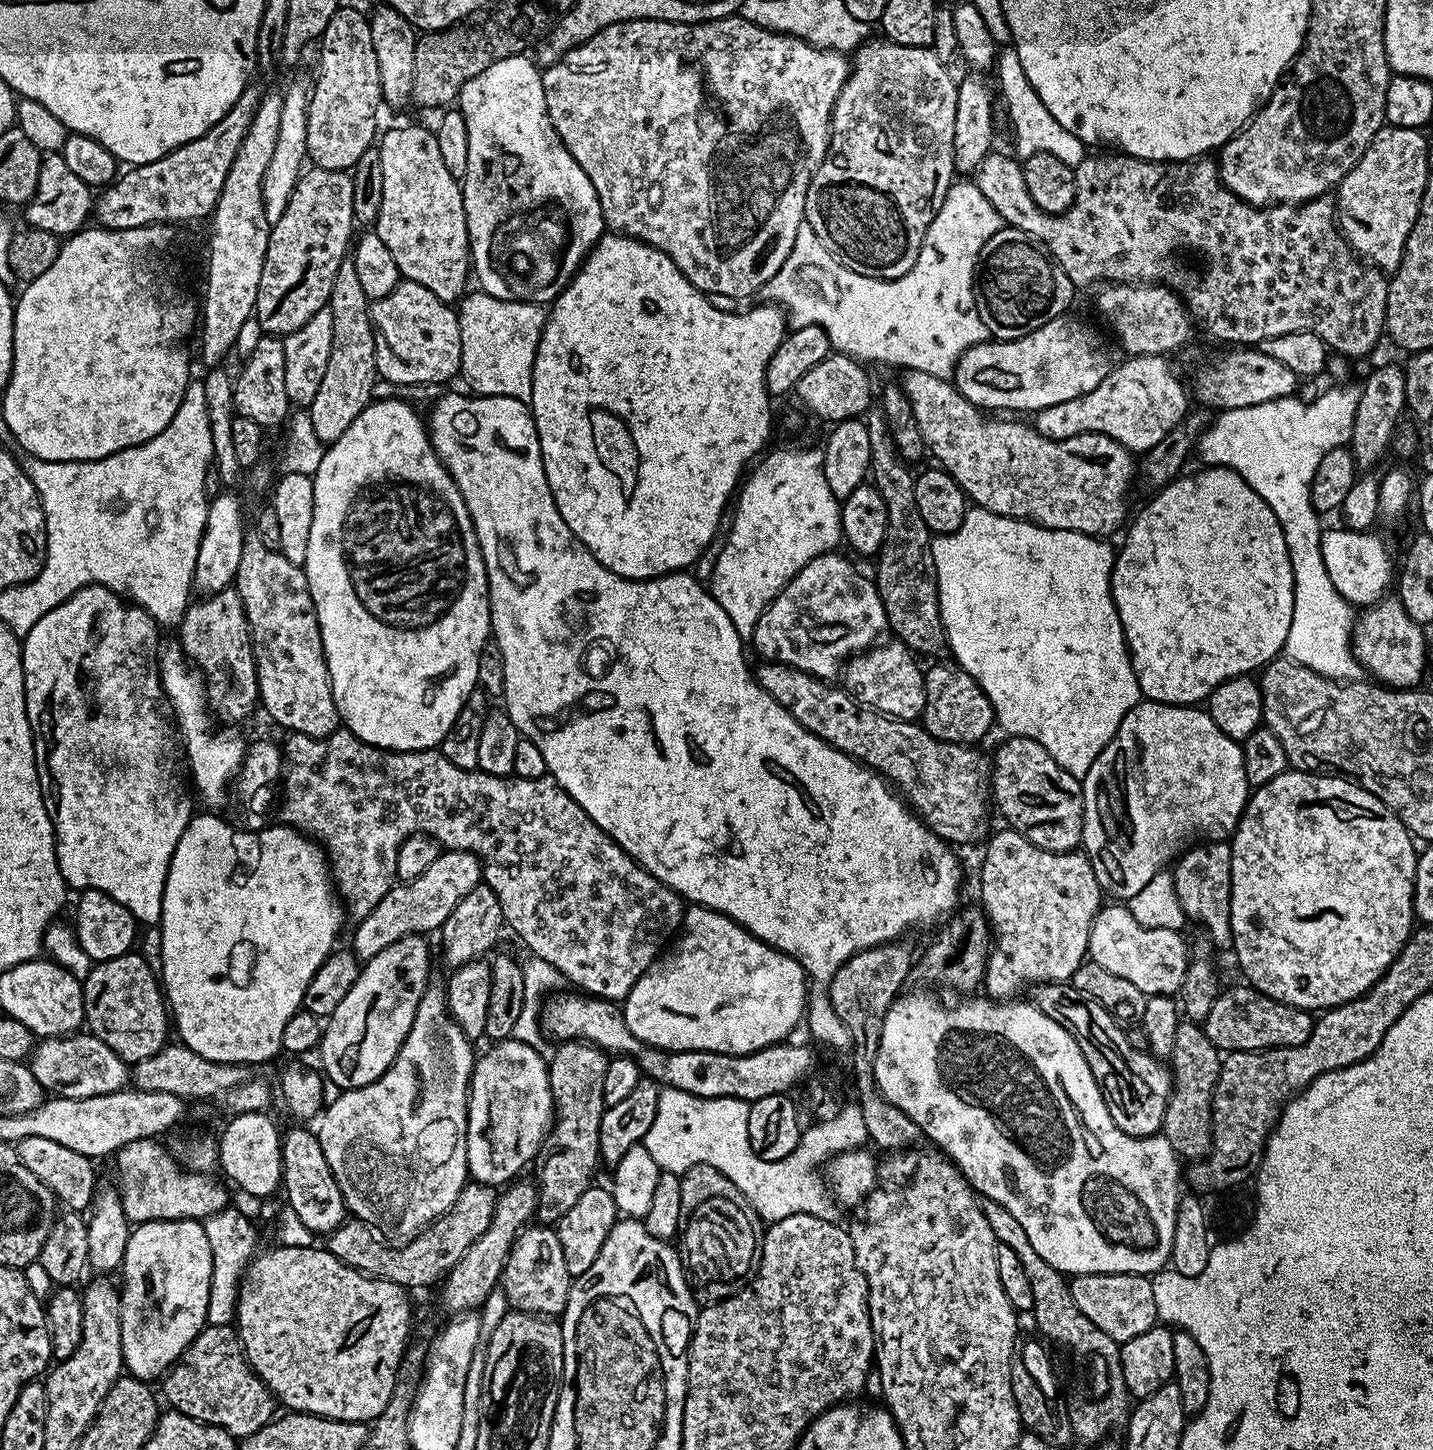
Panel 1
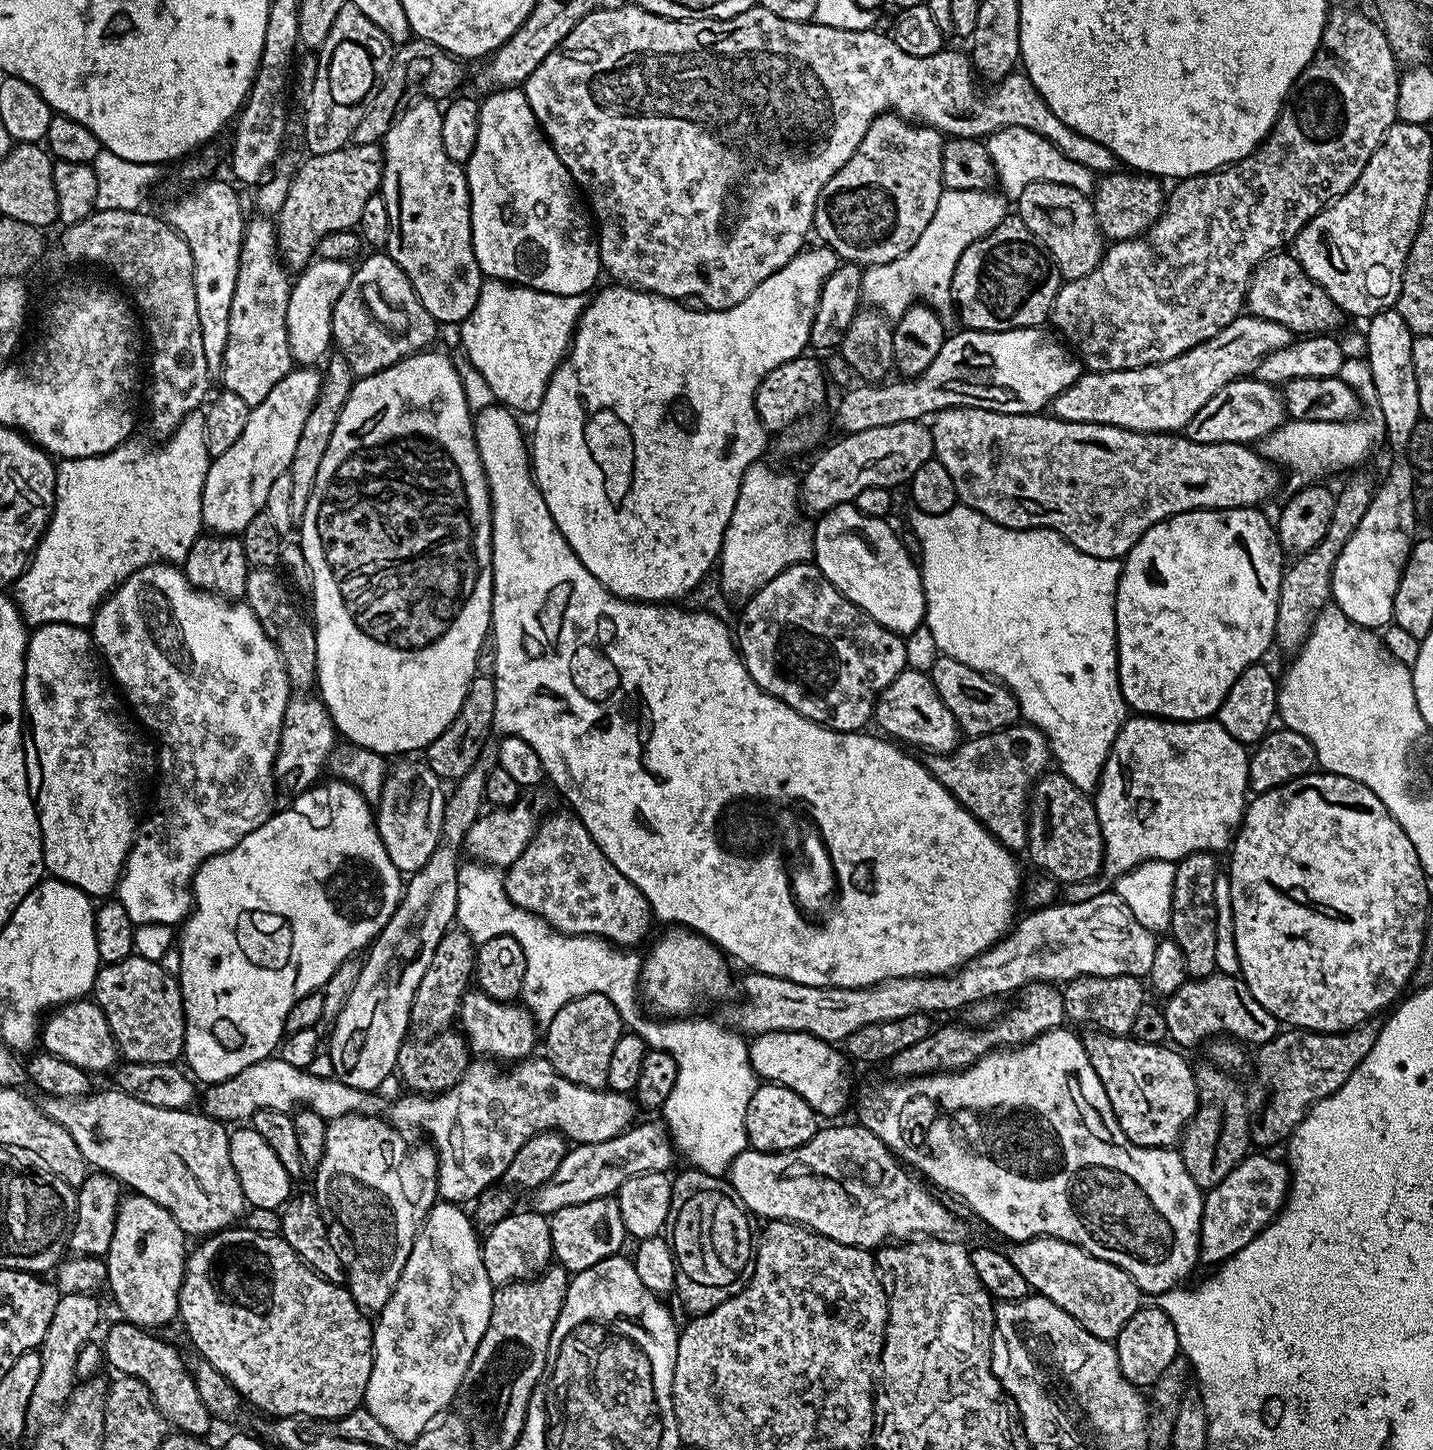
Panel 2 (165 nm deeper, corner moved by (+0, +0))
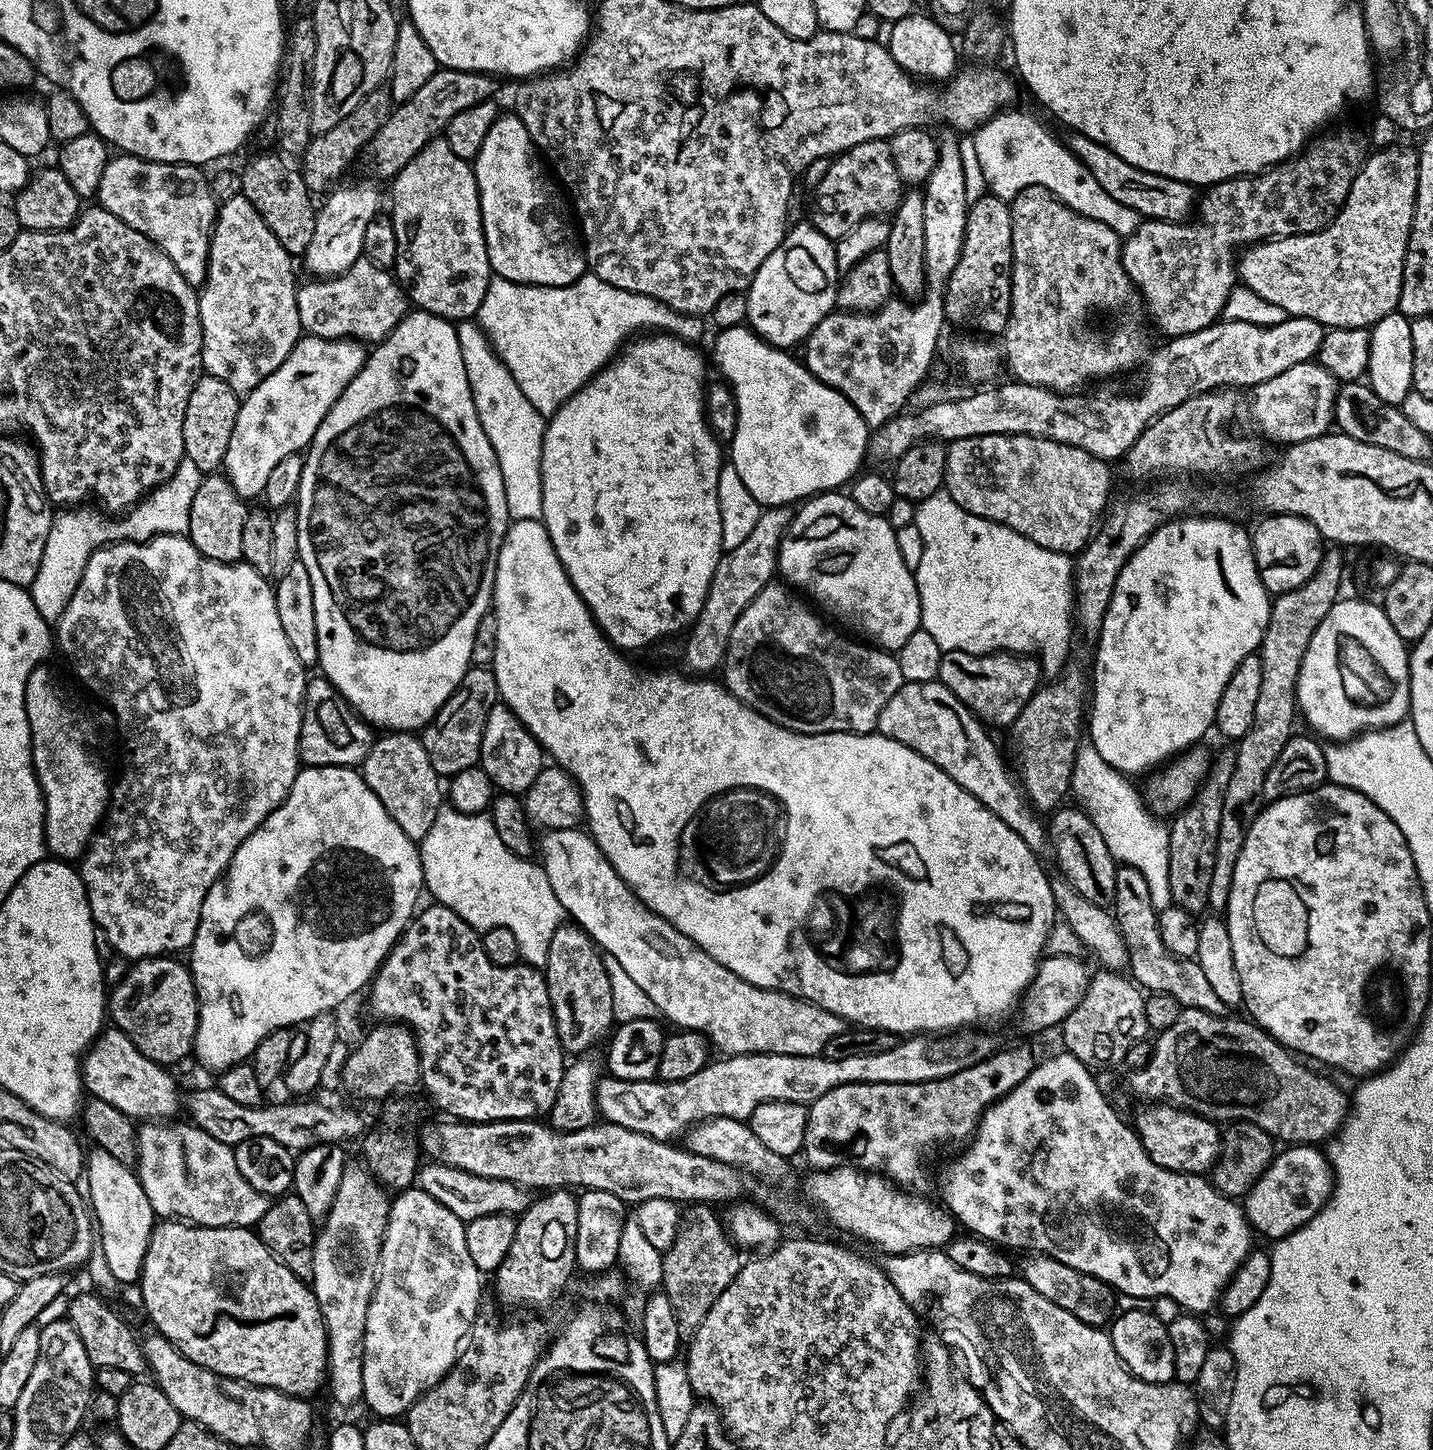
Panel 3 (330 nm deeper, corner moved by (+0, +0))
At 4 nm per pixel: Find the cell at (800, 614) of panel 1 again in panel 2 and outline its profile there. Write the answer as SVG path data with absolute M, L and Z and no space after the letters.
M805 562L790 565L786 570L779 572L770 582L766 582L766 586L758 589L753 596L747 597L745 604L748 605L745 606L744 613L740 616L740 632L738 628L738 651L740 657L744 659L744 665L750 678L754 678L754 682L758 682L758 686L762 690L766 690L766 694L786 702L786 706L798 710L798 714L819 724L825 724L835 732L858 732L867 729L866 726L870 724L876 710L876 700L882 694L882 690L886 690L886 686L890 686L890 682L894 682L894 678L898 678L898 674L909 667L908 648L904 645L907 644L905 637L898 635L897 632L886 630L886 626L874 622L874 618L870 618L870 614L866 614L861 608L854 606L854 602L850 602L850 598L842 595L824 577L822 570L816 567L815 563Z

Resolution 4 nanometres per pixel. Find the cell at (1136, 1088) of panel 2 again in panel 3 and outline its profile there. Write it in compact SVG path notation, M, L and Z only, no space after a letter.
M1152 1102L1144 1106L1136 1116L1134 1131L1139 1136L1146 1154L1150 1154L1150 1158L1158 1162L1158 1166L1184 1172L1187 1176L1211 1173L1220 1153L1221 1129L1217 1121L1186 1112L1183 1108L1175 1108L1172 1104Z

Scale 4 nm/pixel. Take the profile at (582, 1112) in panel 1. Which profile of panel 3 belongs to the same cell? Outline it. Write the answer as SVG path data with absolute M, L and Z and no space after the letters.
M565 922L554 930L554 938L550 938L550 950L542 971L560 1045L568 1054L591 1053L588 1051L613 1031L616 1020L614 994L600 949L578 925Z

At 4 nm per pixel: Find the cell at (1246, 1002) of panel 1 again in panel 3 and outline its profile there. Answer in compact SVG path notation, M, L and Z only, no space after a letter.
M1120 866L1116 869L1114 915L1128 951L1127 971L1141 989L1170 994L1170 998L1174 998L1181 1008L1206 1010L1215 1016L1225 1015L1226 1005L1218 994L1214 994L1206 973L1195 958L1183 960L1165 950L1162 934L1158 930L1158 910L1150 898L1150 886L1146 886L1146 878L1142 878L1137 868Z

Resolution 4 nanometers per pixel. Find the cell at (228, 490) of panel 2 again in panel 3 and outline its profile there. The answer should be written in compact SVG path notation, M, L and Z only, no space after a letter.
M305 335L292 353L240 402L238 422L230 434L230 447L222 465L223 475L240 496L259 497L274 466L288 455L303 453L326 418L330 406L362 370L366 348L358 340L327 340Z

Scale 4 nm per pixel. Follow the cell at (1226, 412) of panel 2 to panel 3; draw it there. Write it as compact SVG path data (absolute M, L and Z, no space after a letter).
M1307 360L1298 366L1290 366L1290 370L1282 370L1282 374L1274 378L1266 378L1266 382L1251 389L1252 420L1260 427L1258 432L1261 437L1269 436L1280 446L1318 438L1333 427L1337 391L1338 382L1334 374L1320 363Z

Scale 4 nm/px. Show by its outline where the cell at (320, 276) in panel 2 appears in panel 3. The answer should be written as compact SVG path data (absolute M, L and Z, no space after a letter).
M352 184L349 188L337 187L323 197L324 205L319 205L314 226L314 238L305 250L302 263L312 271L316 278L341 276L363 253L363 234L366 226L381 211L380 192L368 184Z

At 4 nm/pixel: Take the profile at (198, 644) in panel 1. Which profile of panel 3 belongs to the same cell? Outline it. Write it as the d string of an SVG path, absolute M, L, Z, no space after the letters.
M208 474L198 486L198 494L194 494L194 502L190 502L190 526L187 538L206 558L214 558L214 562L234 564L242 554L242 526L246 523L246 514L250 511L245 497L234 490L227 476Z

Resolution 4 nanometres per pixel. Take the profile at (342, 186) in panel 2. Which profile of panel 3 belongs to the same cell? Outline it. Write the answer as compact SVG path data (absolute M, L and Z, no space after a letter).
M437 67L433 76L422 85L422 90L415 92L412 97L393 107L382 125L376 132L376 137L370 145L370 153L376 161L372 168L380 176L395 178L430 141L437 139L447 129L450 118L462 110L470 110L483 100L495 97L497 81L486 72L467 72L453 68Z

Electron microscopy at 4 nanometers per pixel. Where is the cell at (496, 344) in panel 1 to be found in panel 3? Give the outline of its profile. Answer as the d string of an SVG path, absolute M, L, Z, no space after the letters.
M591 274L580 276L573 284L553 288L541 284L519 284L493 275L478 313L480 329L488 335L488 341L506 370L514 374L514 382L518 382L522 394L526 394L530 406L546 418L551 418L587 380L615 360L624 345L637 334L655 330L660 334L677 336L680 340L696 342L704 332L704 322L701 317L676 312L646 294L618 290L618 286L610 286L610 282L602 282L602 278Z

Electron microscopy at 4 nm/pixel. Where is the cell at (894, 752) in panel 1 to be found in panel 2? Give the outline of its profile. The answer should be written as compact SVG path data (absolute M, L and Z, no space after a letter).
M1017 722L1010 728L999 728L985 736L973 736L957 743L950 752L929 755L926 767L948 793L975 818L1007 852L1020 854L1028 847L1028 797L1033 784L1049 771L1053 759L1048 739L1027 722Z

